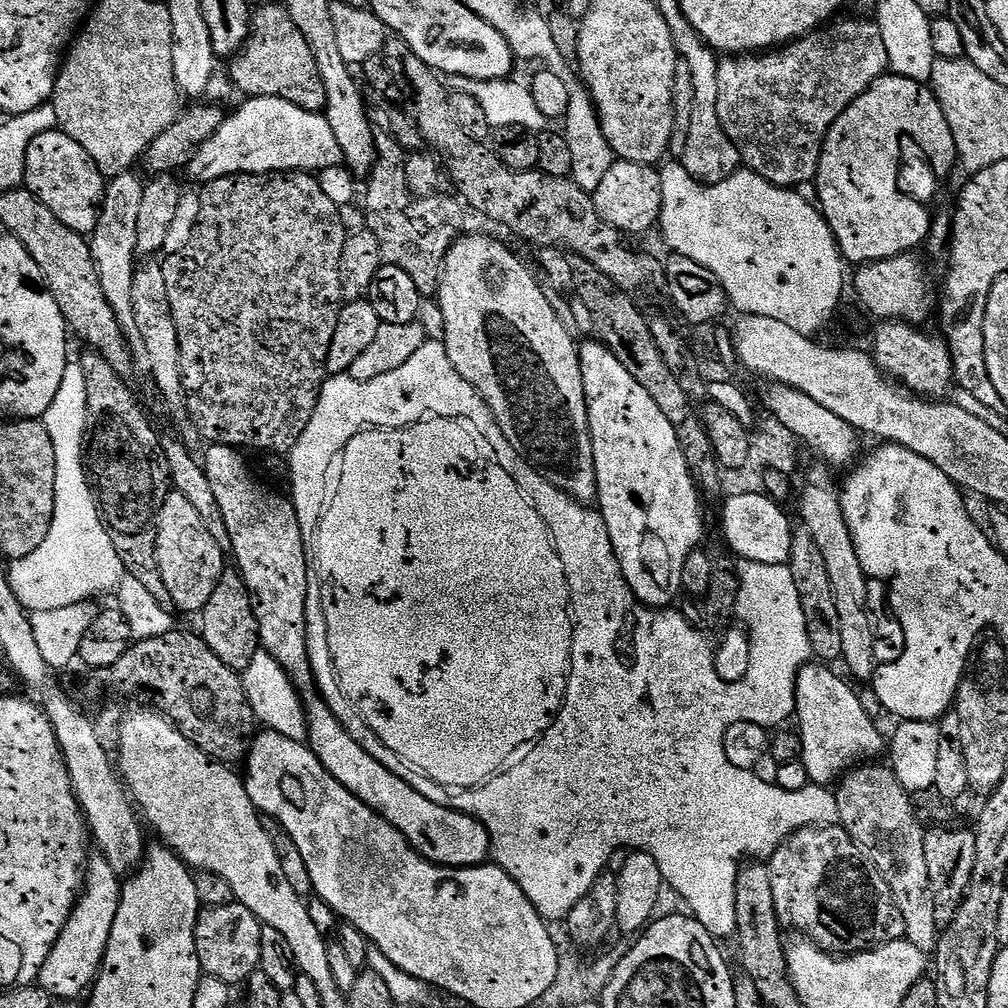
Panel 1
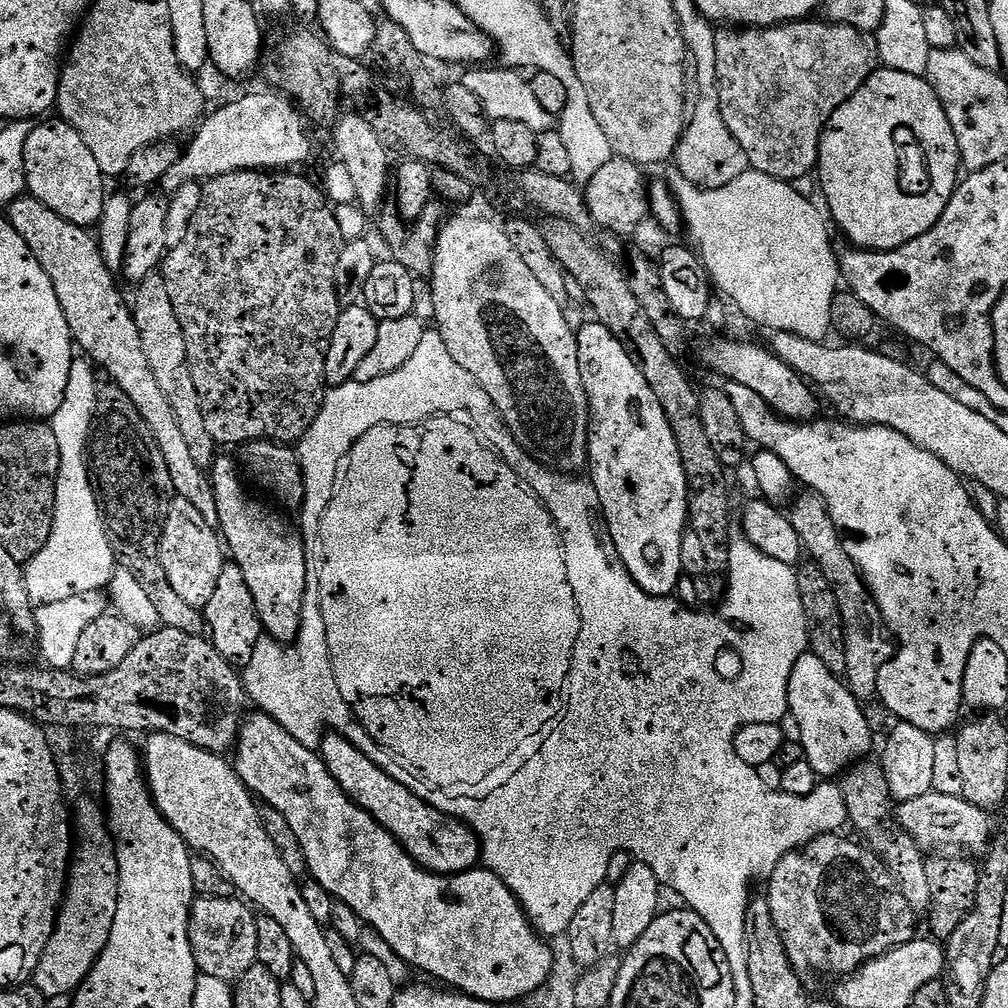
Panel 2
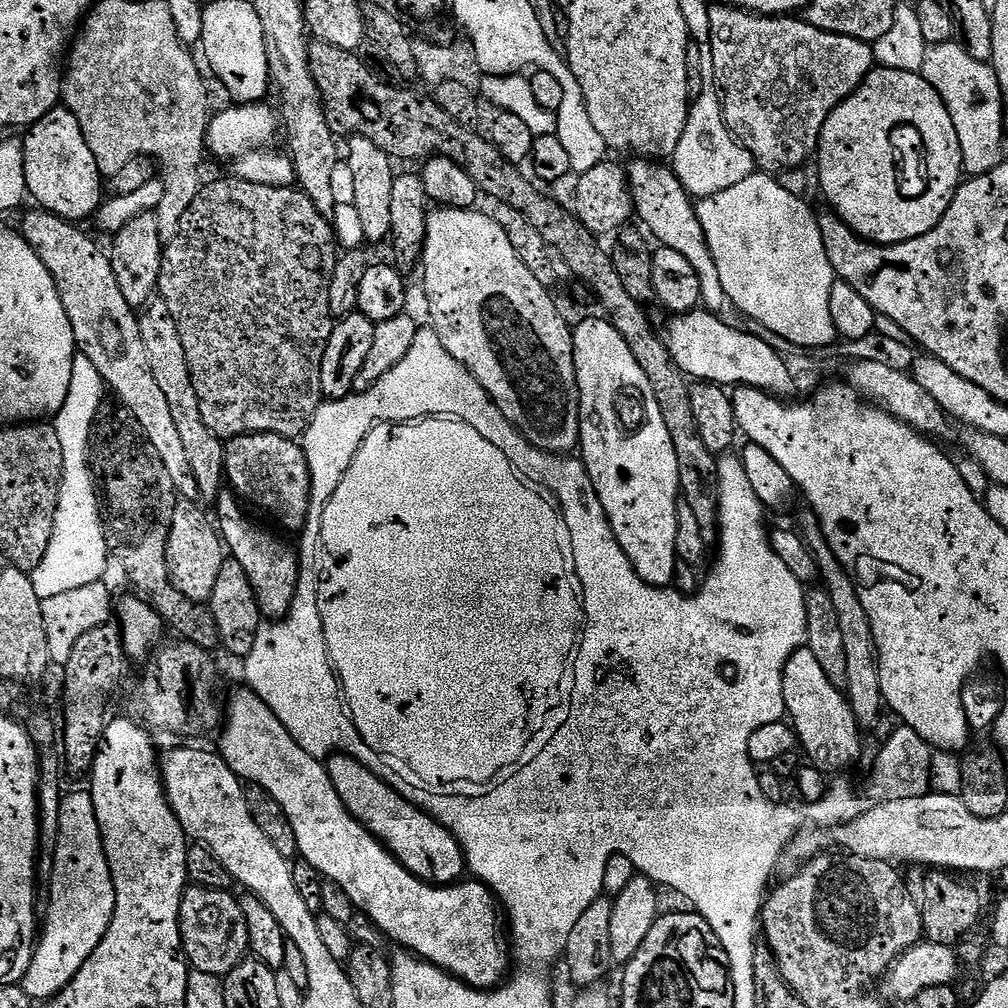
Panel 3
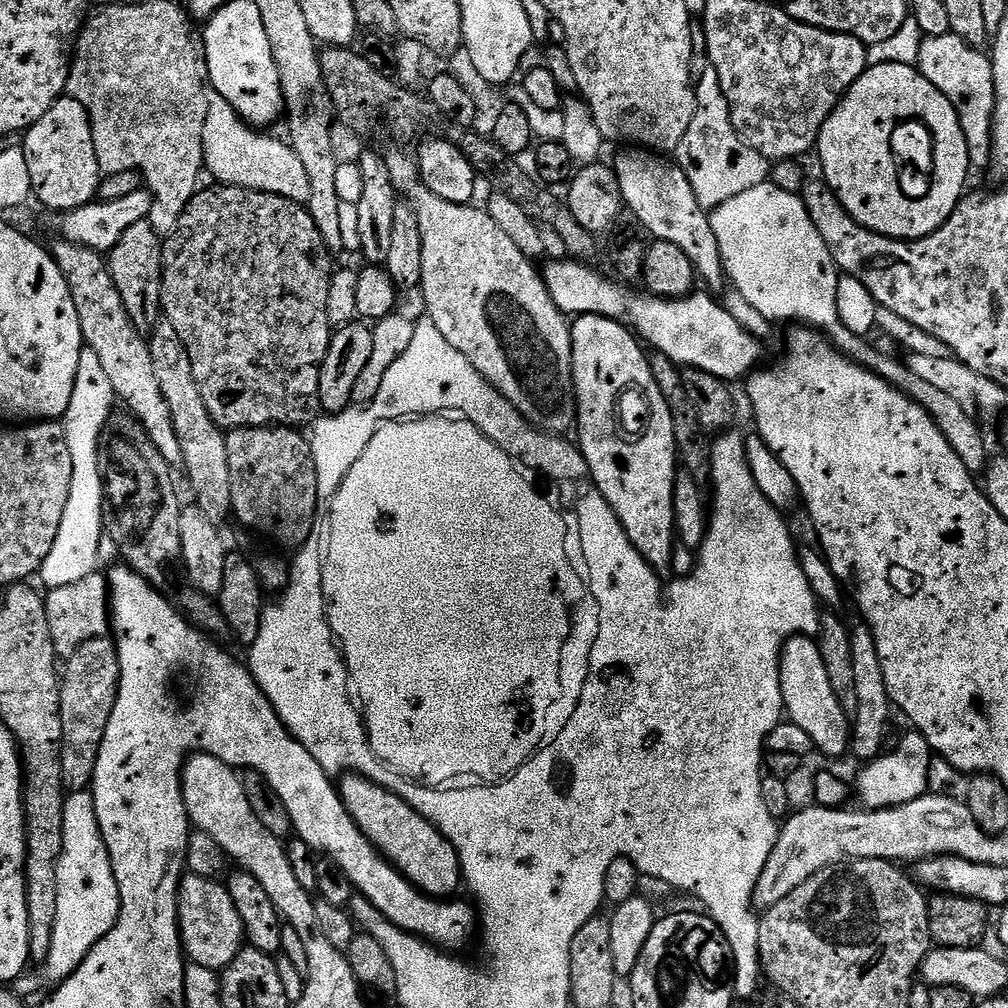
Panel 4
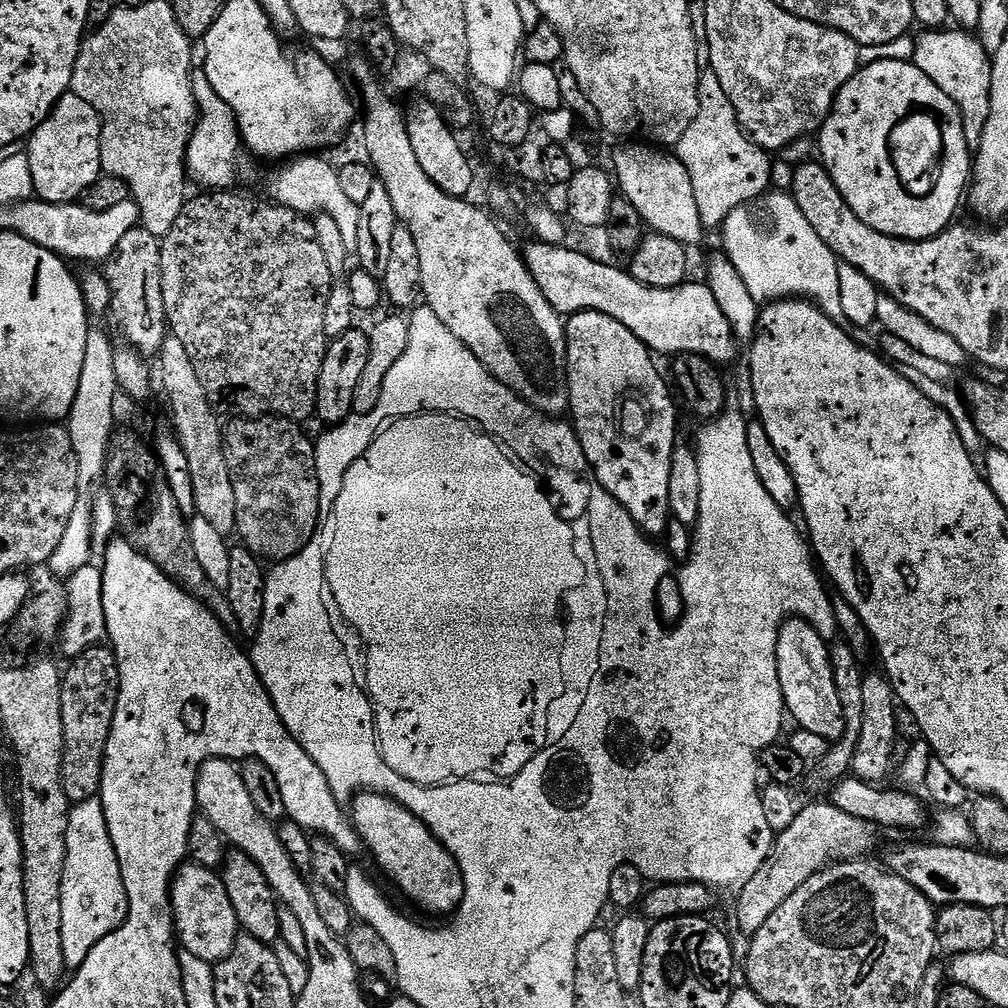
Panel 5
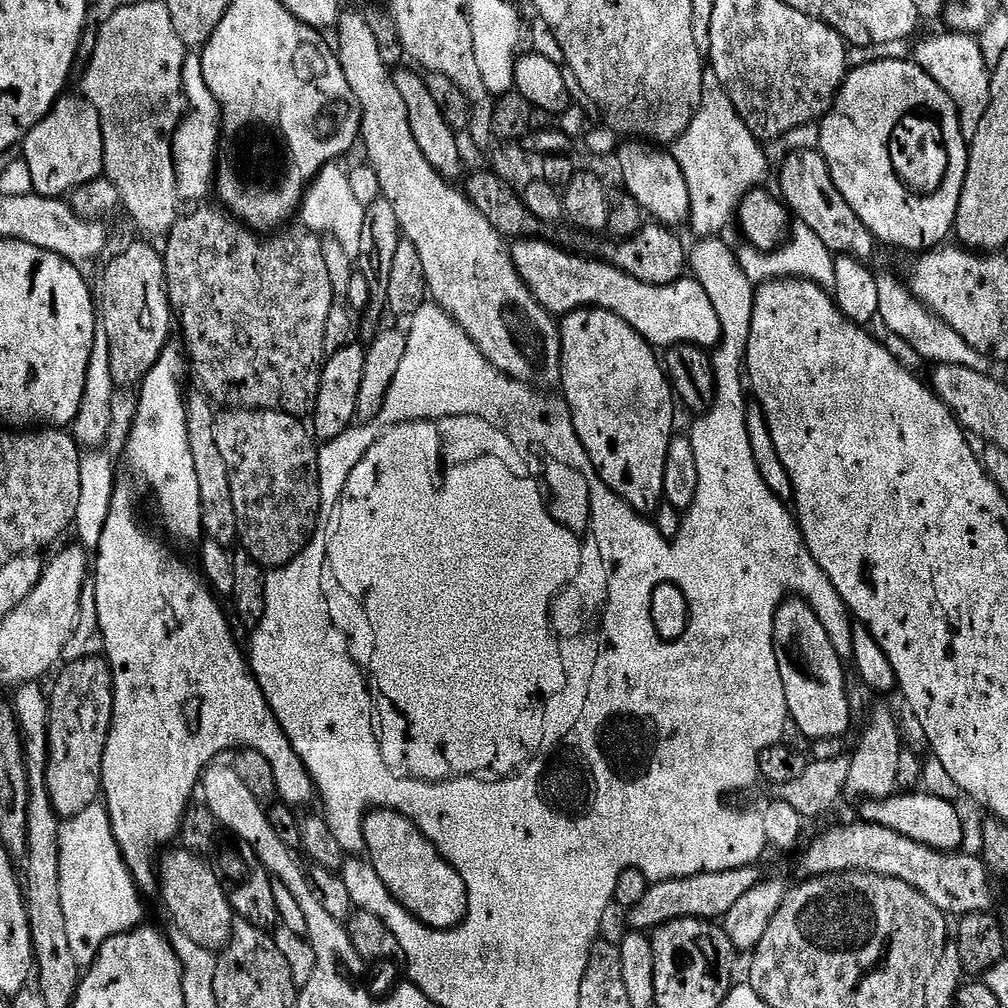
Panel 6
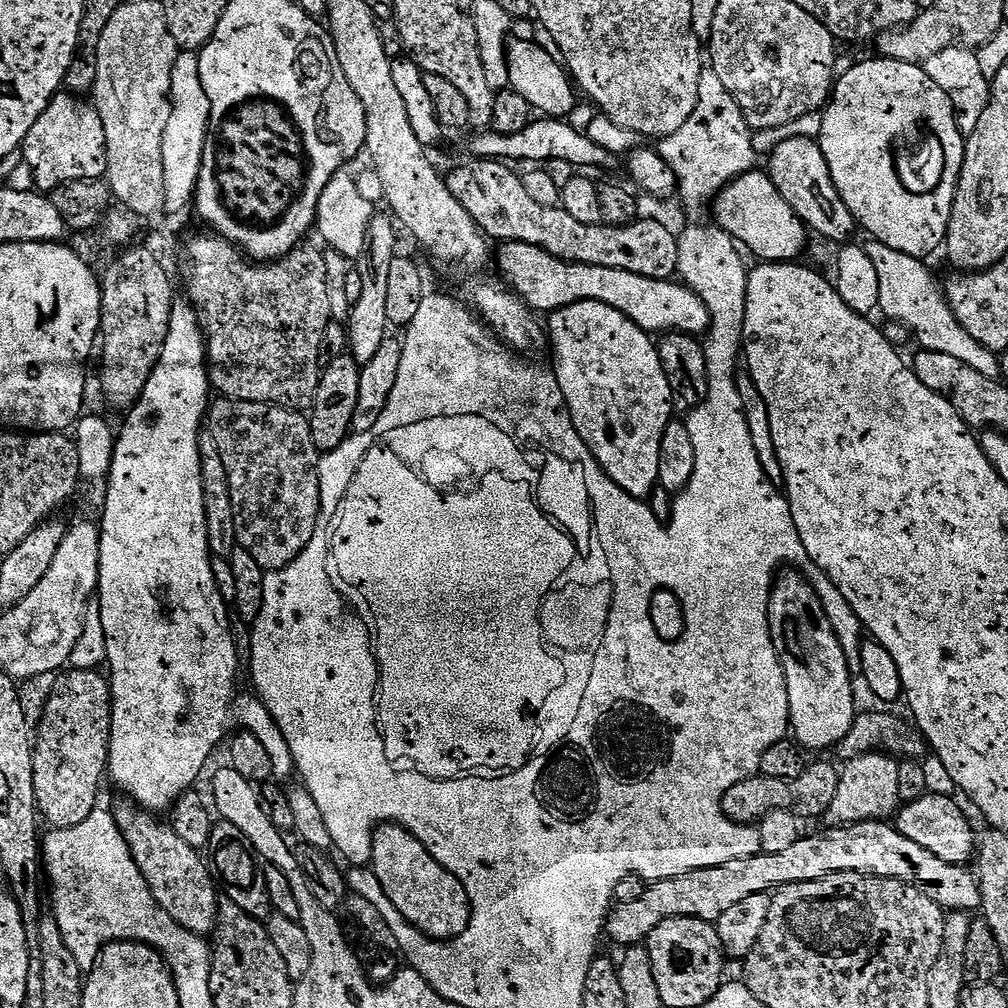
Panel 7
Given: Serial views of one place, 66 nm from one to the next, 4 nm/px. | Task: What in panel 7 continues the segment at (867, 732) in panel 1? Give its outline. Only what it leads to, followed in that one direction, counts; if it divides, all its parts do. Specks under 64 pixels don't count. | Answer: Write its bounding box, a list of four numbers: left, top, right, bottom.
[768,570,858,753]

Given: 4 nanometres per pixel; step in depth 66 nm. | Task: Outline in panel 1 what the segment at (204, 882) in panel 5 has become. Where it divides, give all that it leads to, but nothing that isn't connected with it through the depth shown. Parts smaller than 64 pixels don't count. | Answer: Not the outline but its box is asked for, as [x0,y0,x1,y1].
[196,903,262,986]

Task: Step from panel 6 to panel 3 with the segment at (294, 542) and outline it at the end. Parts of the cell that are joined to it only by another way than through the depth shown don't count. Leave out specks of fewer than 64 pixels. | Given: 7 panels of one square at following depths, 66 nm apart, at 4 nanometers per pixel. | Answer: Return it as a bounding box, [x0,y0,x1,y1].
[224,432,312,533]

